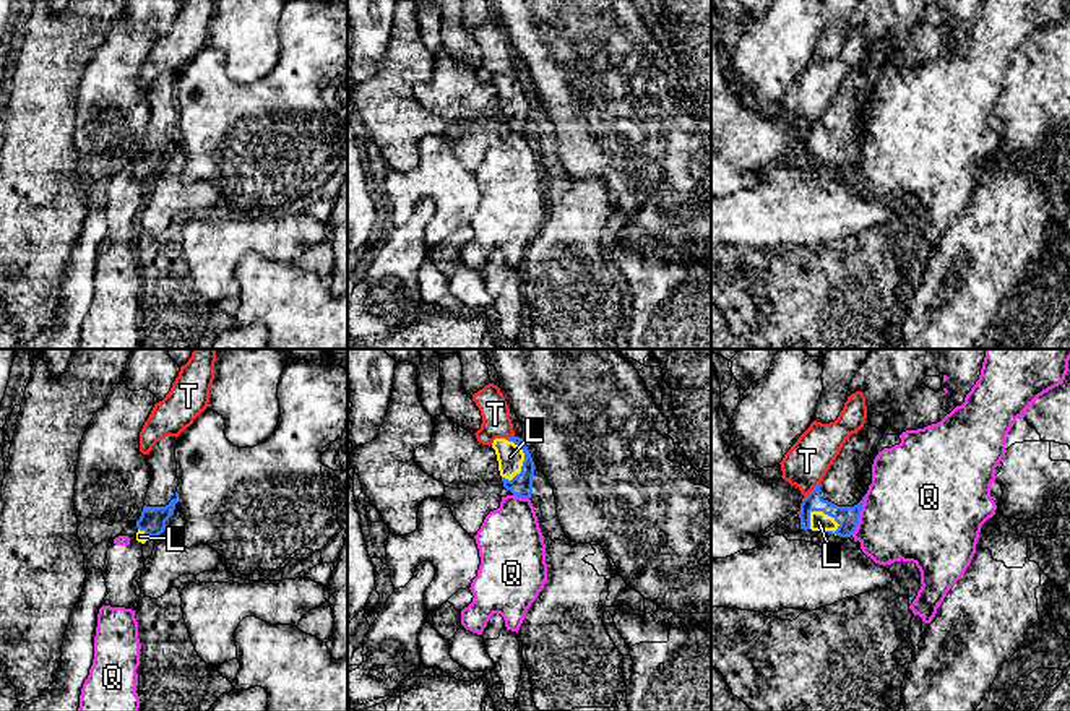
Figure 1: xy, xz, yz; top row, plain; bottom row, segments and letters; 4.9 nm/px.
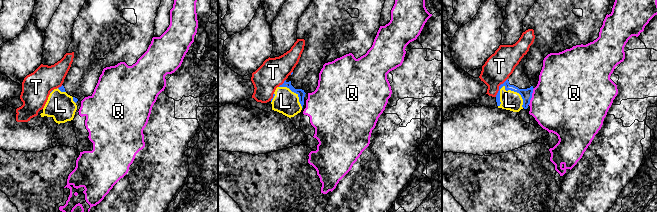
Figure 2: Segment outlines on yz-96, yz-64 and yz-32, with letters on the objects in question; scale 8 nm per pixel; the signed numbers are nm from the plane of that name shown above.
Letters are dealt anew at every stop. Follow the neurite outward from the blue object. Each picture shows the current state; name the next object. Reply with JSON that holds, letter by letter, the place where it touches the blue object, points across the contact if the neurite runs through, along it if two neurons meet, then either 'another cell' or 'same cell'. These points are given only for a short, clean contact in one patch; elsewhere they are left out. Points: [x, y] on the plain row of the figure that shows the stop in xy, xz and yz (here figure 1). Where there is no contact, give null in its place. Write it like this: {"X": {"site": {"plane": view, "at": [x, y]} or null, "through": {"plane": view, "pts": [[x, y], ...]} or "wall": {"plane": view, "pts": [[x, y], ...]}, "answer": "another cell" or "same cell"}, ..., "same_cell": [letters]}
{"L": {"site": {"plane": "yz", "at": [828, 151]}, "through": {"plane": "yz", "pts": [[846, 153], [828, 151], [819, 158]]}, "answer": "same cell"}, "Q": {"site": {"plane": "yz", "at": [859, 151]}, "wall": {"plane": "yz", "pts": [[866, 132], [858, 163], [851, 171]]}, "answer": "another cell"}, "T": {"site": {"plane": "yz", "at": [812, 127]}, "wall": {"plane": "yz", "pts": [[820, 117], [802, 137]]}, "answer": "another cell"}, "same_cell": ["L"]}

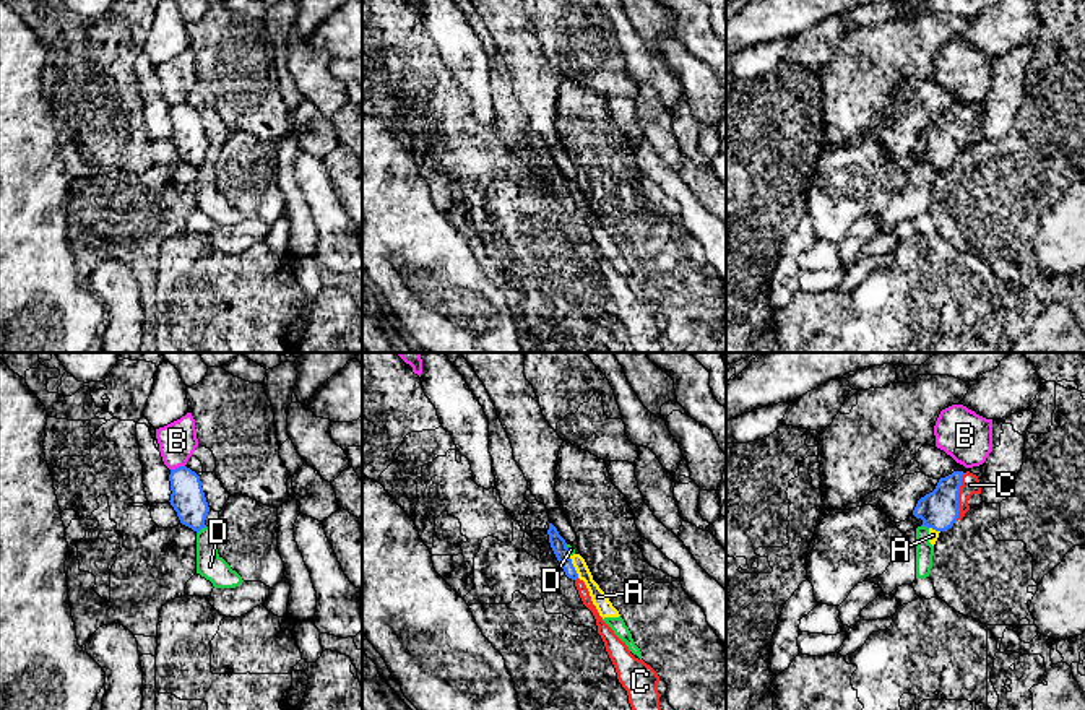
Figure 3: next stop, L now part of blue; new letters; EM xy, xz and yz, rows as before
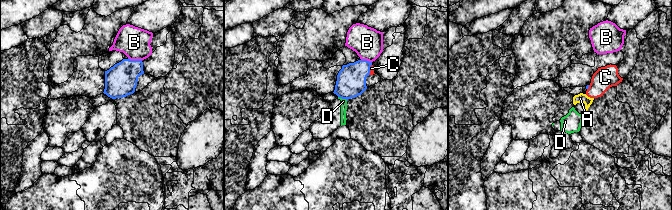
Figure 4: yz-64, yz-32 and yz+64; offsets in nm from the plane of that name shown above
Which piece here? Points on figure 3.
{"A": {"site": {"plane": "xz", "at": [574, 203]}, "wall": {"plane": "xz", "pts": [[569, 192], [579, 213]]}, "answer": "another cell"}, "B": {"site": {"plane": "xy", "at": [179, 103]}, "answer": "another cell"}, "C": {"site": {"plane": "yz", "at": [957, 132]}, "through": {"plane": "yz", "pts": [[939, 145], [957, 132], [970, 121]]}, "answer": "same cell"}, "D": {"site": {"plane": "xy", "at": [200, 164]}, "wall": {"plane": "xy", "pts": [[205, 161], [197, 169]]}, "answer": "another cell"}, "same_cell": ["C"]}

